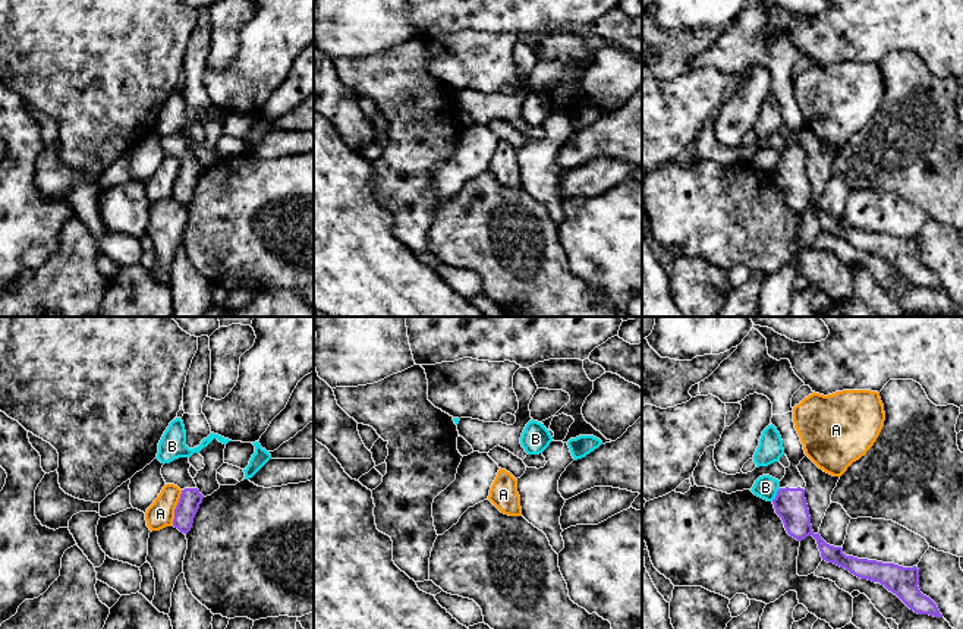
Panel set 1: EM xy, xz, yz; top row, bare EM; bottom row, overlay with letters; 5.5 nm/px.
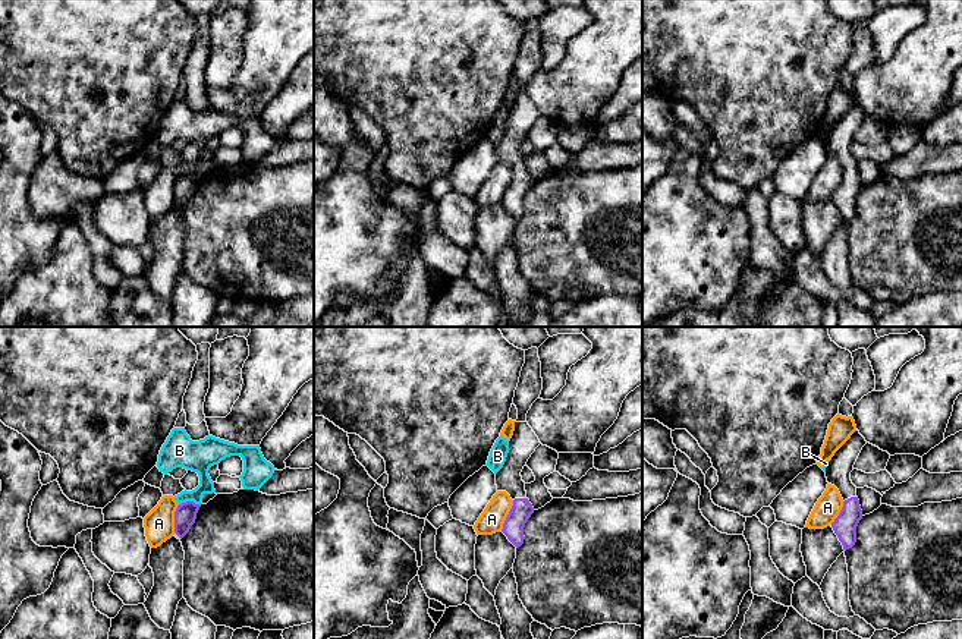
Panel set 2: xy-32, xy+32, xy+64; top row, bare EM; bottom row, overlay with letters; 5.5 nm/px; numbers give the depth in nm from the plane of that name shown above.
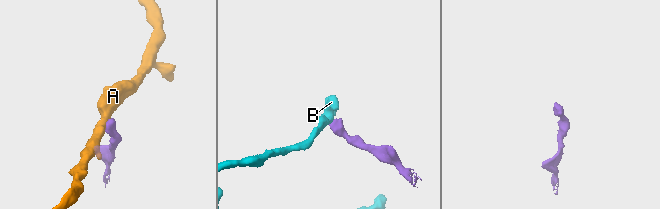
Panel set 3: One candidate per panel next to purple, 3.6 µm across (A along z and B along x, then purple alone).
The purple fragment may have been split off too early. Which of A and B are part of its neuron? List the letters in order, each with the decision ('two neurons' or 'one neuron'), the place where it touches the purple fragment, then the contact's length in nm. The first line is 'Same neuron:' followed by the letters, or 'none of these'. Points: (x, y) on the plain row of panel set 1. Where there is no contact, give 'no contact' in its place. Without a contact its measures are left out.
Same neuron: none of these
A: two neurons | xy (176, 179) | 200 nm
B: two neurons | yz (777, 166) | 90 nm

